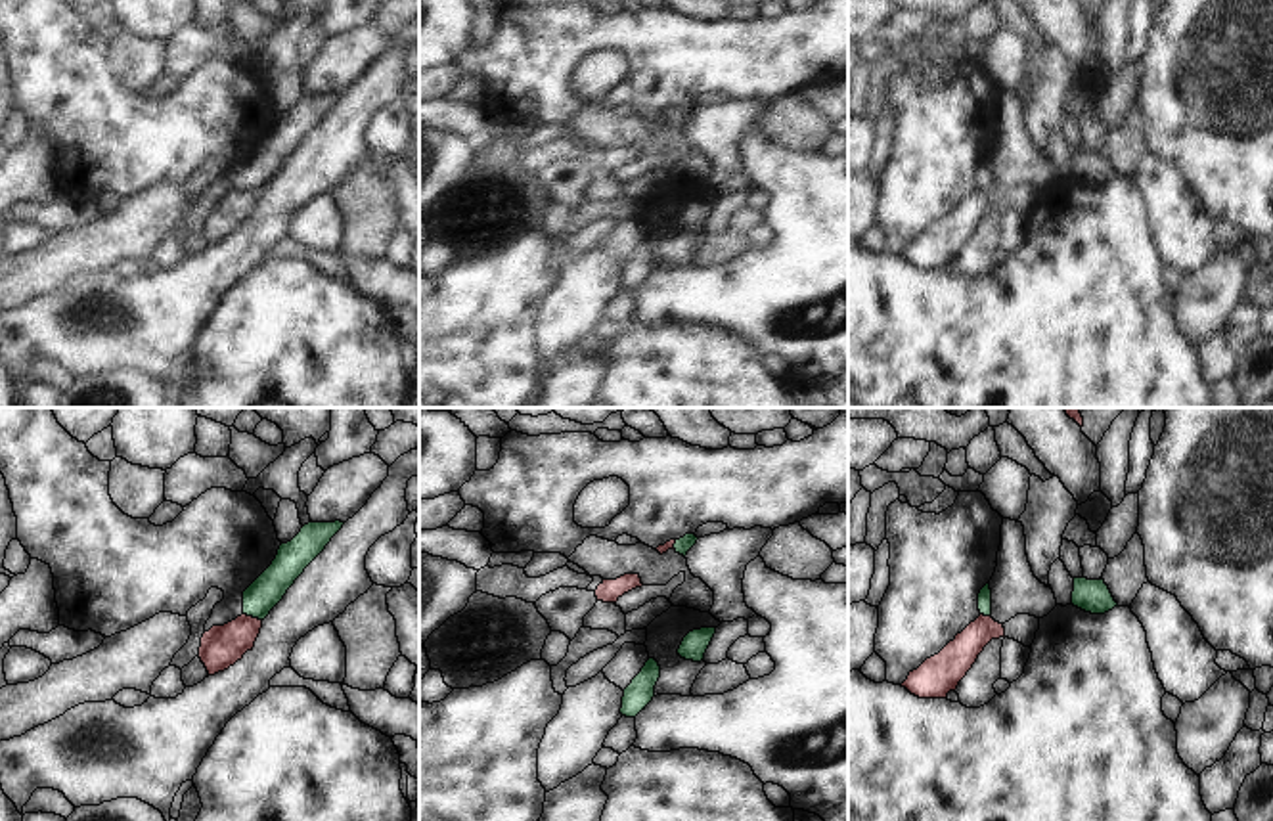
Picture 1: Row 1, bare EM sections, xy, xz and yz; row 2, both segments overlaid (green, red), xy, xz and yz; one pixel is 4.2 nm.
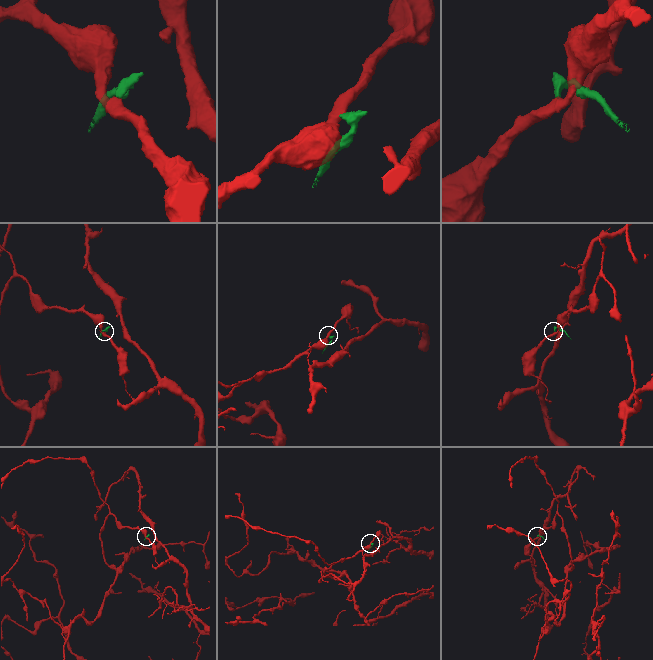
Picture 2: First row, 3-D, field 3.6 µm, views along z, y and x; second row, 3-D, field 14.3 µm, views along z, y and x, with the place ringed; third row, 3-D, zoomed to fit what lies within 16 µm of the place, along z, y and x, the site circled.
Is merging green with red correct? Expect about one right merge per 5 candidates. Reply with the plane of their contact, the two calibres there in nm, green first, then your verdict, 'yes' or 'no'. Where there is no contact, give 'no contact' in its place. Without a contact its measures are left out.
contact in xy; calibres 140 and 180 nm; no

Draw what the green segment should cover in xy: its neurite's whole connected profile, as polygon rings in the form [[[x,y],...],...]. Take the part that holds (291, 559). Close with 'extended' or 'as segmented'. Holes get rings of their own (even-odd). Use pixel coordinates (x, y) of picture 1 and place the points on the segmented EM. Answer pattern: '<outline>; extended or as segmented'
[[[308,522],[287,544],[281,544],[272,565],[243,591],[243,614],[264,620],[270,610],[283,599],[287,589],[304,572],[304,568],[325,549],[331,538],[345,522]]]; as segmented

